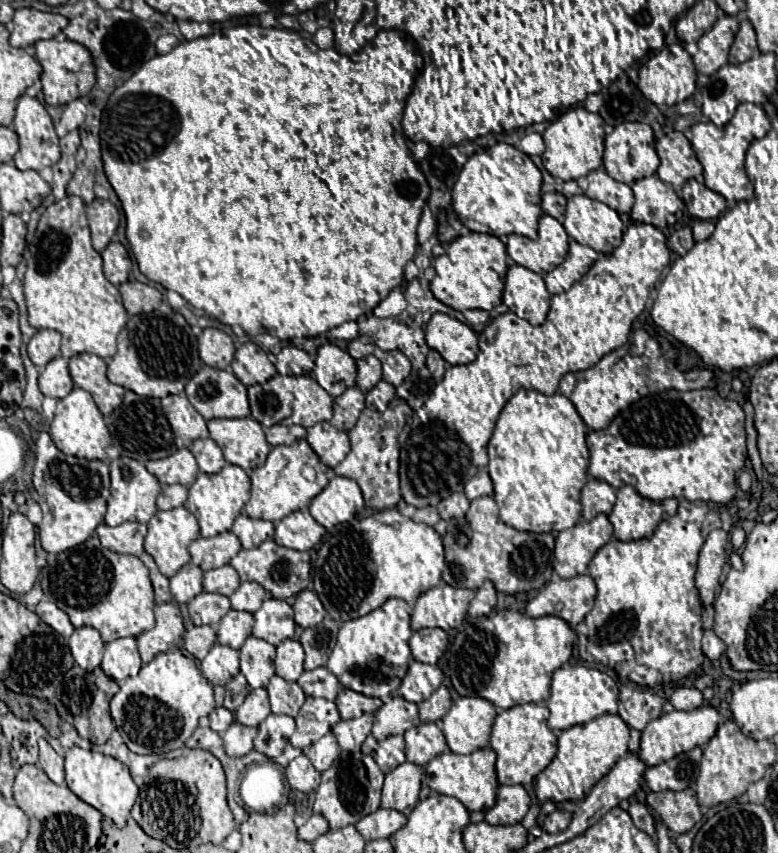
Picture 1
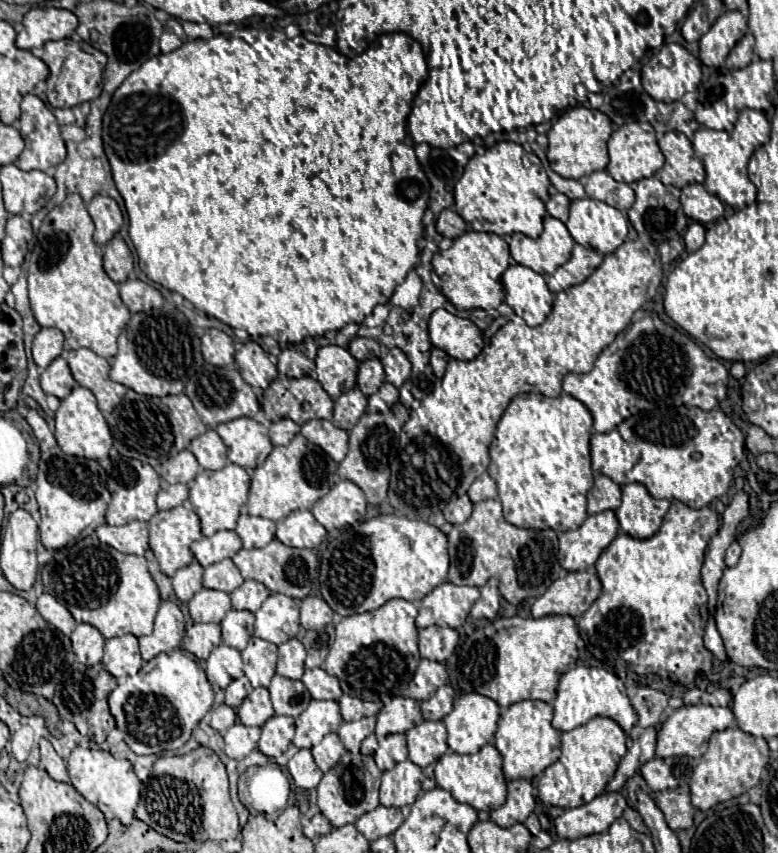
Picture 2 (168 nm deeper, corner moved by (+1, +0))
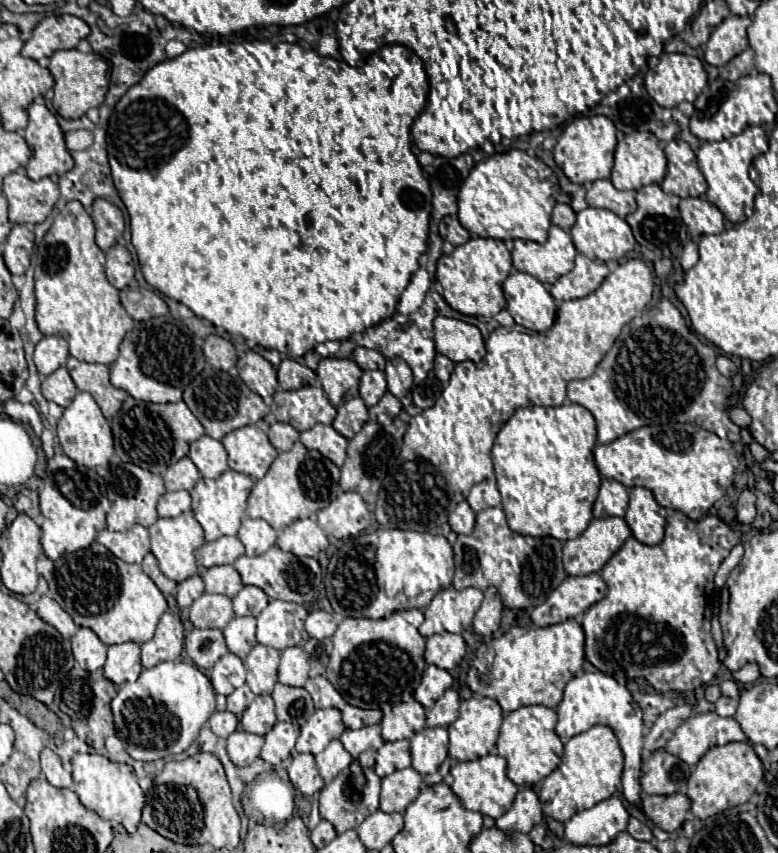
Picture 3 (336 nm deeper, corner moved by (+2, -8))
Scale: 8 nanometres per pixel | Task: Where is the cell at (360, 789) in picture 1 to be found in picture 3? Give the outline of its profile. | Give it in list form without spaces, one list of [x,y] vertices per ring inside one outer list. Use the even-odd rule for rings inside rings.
[[[344,770],[320,792],[320,816],[328,820],[338,834],[358,828],[364,818],[378,810],[380,778],[364,776],[364,786],[358,786]]]

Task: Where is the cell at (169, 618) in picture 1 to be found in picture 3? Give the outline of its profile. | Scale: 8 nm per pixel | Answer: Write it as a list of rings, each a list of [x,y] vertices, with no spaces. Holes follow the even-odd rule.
[[[166,612],[166,614],[162,614],[162,618],[158,622],[154,638],[140,646],[142,648],[142,666],[152,668],[160,662],[176,660],[176,658],[180,658],[182,646],[184,646],[182,622],[180,622],[178,614]]]

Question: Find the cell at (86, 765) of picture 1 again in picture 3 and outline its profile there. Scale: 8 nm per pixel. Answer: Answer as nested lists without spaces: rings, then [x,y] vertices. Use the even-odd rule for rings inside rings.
[[[76,754],[72,758],[72,778],[74,792],[88,810],[96,812],[104,820],[120,822],[130,834],[136,832],[136,826],[140,824],[140,812],[144,806],[144,792],[138,786],[132,766],[110,762],[106,756],[100,754]]]

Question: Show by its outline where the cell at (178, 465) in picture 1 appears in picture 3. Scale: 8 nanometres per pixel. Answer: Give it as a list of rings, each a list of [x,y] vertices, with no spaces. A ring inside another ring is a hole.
[[[182,458],[172,464],[164,474],[166,490],[192,490],[192,486],[200,480],[200,472],[190,458]]]

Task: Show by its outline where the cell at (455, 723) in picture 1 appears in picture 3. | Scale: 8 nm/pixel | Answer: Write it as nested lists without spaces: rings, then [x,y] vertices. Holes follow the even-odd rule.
[[[492,698],[462,700],[458,720],[448,726],[448,734],[450,734],[448,754],[460,762],[478,760],[486,754],[492,754],[494,746],[496,746],[496,738],[500,734],[500,724],[502,724],[502,710],[496,700],[492,700]]]

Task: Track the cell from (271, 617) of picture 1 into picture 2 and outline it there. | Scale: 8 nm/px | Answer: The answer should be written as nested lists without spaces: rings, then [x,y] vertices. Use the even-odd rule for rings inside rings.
[[[271,594],[263,606],[255,612],[255,636],[273,642],[273,644],[283,644],[289,638],[295,638],[299,634],[299,602],[293,598],[285,598],[285,594]]]

